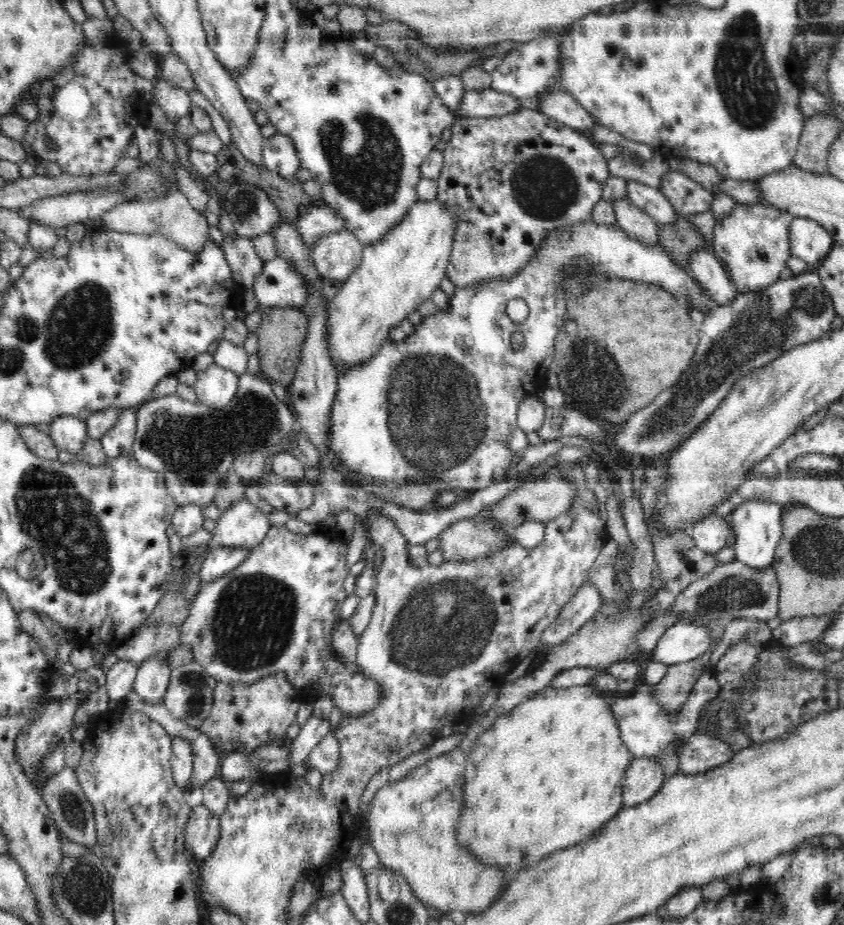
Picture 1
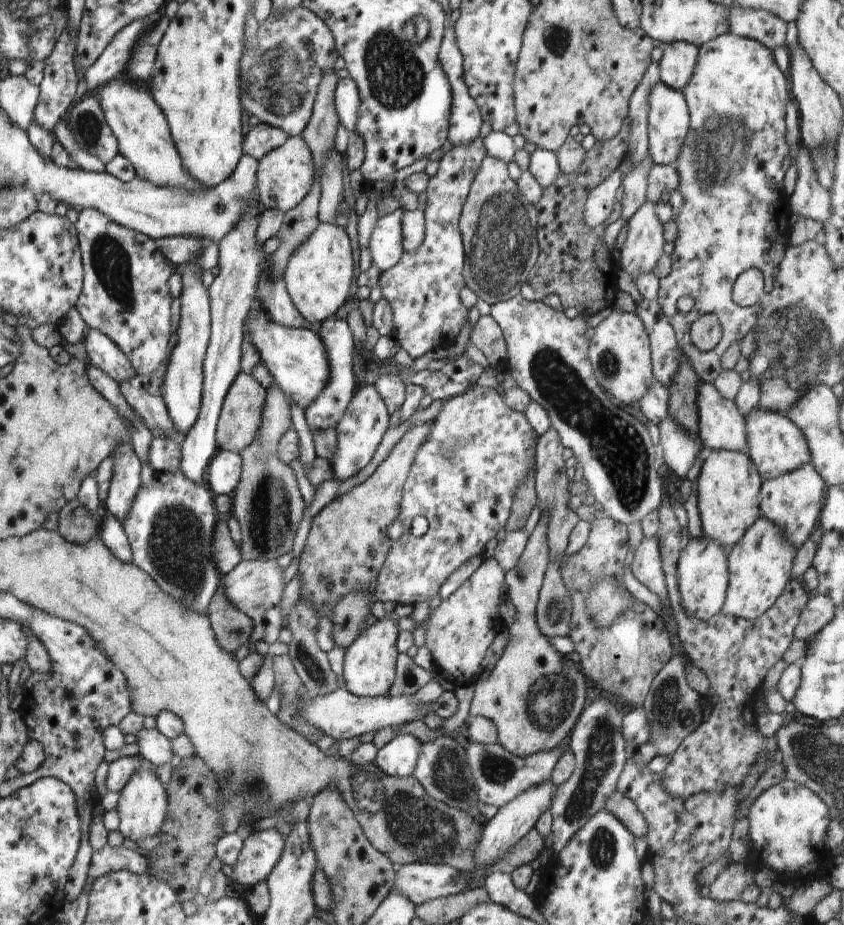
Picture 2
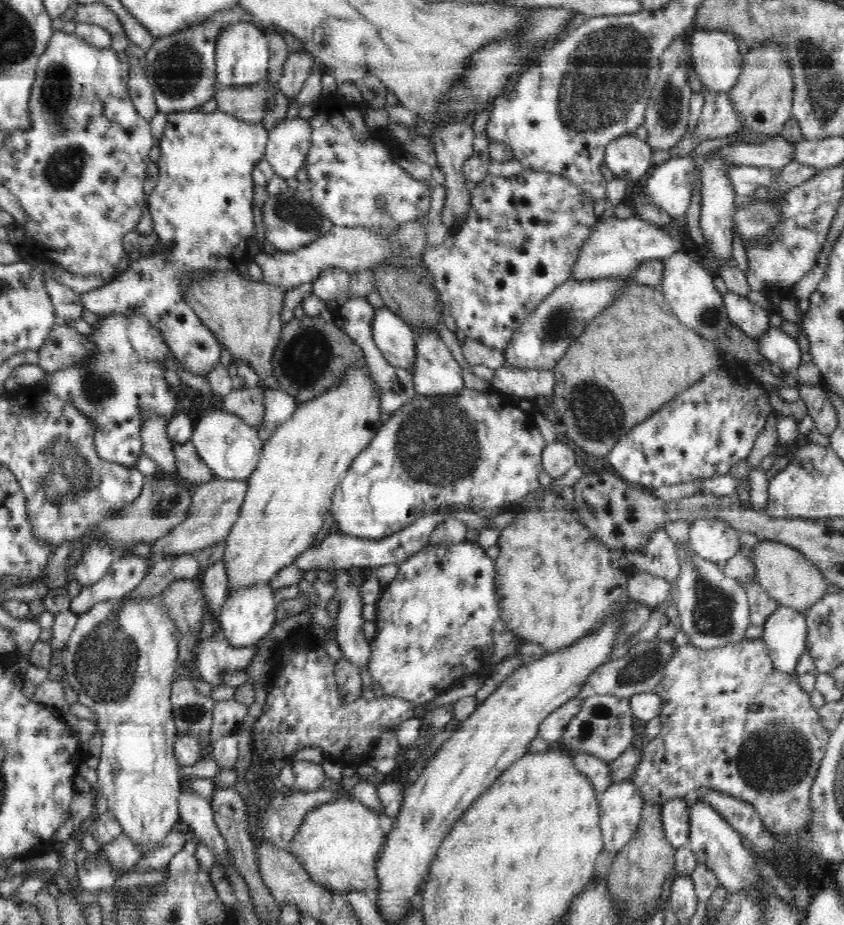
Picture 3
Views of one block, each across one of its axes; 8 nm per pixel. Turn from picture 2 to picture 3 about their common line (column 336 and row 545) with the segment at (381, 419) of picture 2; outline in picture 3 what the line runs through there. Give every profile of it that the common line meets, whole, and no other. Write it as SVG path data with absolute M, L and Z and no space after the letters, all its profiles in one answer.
M464 539L462 542L449 545L432 545L428 542L427 546L421 551L405 558L398 565L398 571L395 578L383 589L381 598L376 603L378 607L378 616L376 616L376 636L369 641L370 643L370 658L368 658L368 671L372 674L372 678L380 684L383 692L386 695L394 695L402 699L406 699L414 706L422 706L426 702L433 700L439 694L447 692L456 684L463 681L464 678L470 675L488 676L491 668L502 663L507 657L519 655L515 645L518 639L510 637L508 634L508 625L504 621L500 621L500 597L496 595L495 582L495 560L488 557L477 542Z

